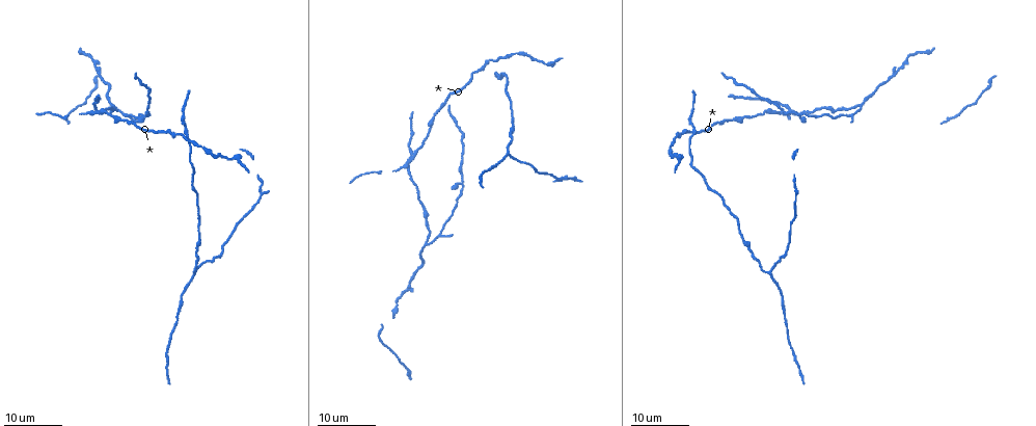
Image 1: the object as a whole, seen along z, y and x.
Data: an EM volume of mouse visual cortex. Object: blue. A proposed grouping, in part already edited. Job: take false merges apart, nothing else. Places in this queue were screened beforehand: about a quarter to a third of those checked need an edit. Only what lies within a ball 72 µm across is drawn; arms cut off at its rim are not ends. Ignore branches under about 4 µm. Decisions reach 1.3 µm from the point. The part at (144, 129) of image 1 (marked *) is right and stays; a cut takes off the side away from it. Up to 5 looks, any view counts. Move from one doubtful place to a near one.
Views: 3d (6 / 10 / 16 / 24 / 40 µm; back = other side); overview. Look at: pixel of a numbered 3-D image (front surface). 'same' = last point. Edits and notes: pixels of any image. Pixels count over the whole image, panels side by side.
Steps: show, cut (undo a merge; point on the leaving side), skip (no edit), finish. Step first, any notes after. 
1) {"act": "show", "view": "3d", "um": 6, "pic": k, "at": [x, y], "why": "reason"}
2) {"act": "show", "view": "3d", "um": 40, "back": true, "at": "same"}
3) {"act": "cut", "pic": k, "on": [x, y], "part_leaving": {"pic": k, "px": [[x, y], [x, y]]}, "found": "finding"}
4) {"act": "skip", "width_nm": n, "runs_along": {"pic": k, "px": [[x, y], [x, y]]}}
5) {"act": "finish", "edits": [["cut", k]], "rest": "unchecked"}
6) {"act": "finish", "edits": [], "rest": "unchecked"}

{"act": "show", "view": "3d", "um": 24, "pic": 1, "at": [418, 147], "why": "calibre changes"}

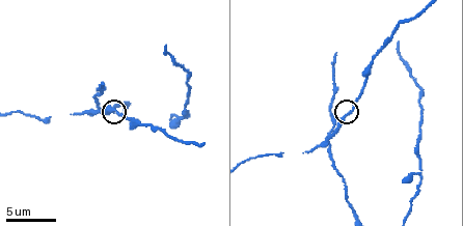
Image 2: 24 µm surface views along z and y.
{"act": "show", "view": "3d", "um": 6, "pic": 2, "at": [346, 115], "why": "closer look"}

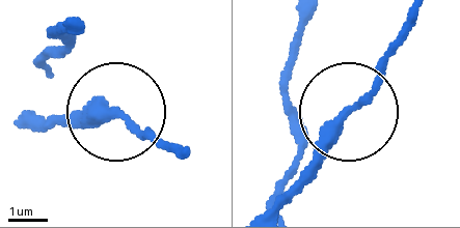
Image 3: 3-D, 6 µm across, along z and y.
{"act": "skip", "runs_along": {"pic": 3, "px": [[185, 153], [112, 114], [29, 114]]}, "found": "one neuron here"}

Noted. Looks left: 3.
{"act": "show", "view": "3d", "um": 24, "pic": 1, "at": [426, 244], "why": "a fork"}

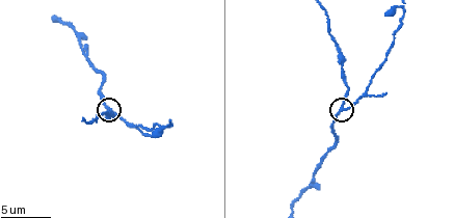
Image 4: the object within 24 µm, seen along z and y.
{"act": "show", "view": "3d", "um": 6, "pic": 4, "at": [341, 110]}

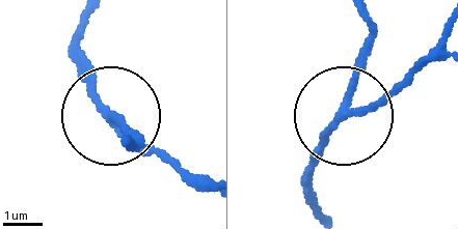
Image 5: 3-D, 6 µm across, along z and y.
{"act": "skip", "arms": 3, "found": "continuous, no second neuron"}

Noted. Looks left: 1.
{"act": "finish", "edits": [], "rest": "unchecked"}

